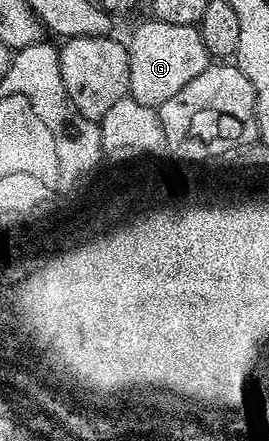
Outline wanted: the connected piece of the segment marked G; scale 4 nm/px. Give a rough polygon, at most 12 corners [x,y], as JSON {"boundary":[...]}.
{"boundary":[[197,26],[133,30],[131,99],[159,109],[210,63]]}

